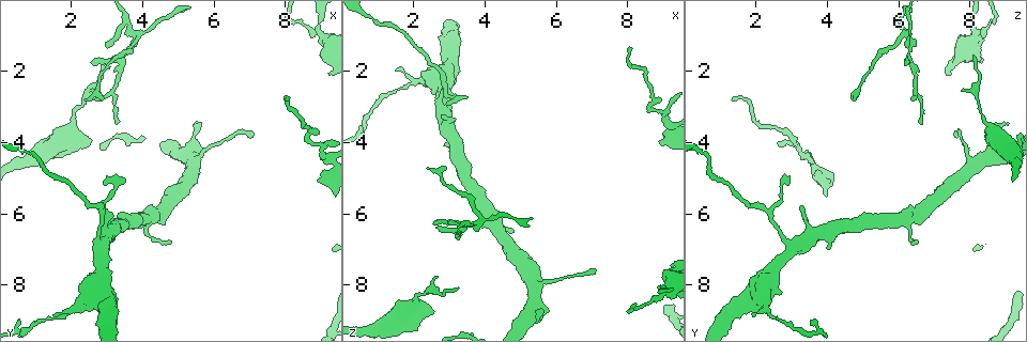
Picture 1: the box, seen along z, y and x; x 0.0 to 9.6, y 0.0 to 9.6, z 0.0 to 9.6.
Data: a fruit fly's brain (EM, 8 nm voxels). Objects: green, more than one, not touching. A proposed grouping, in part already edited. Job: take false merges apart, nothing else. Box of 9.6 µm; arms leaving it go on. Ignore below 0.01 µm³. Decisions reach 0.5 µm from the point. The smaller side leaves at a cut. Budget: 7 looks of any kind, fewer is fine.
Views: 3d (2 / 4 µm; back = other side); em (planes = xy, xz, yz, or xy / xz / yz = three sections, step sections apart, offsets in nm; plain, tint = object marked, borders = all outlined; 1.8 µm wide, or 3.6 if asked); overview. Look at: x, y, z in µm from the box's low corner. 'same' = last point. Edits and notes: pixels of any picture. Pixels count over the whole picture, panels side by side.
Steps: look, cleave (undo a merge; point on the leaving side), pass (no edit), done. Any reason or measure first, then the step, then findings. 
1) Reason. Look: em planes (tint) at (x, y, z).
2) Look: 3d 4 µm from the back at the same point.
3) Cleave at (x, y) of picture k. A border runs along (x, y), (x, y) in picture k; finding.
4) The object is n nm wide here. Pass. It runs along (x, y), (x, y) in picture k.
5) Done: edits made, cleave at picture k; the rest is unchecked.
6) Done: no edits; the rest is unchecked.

Thick turns thin. Look: em planes (borders) at (2.75, 2.40, 4.90).

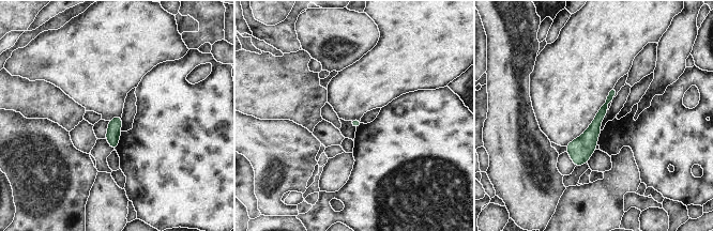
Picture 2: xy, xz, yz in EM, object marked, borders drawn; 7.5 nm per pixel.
Pass. It runs along (611, 94), (577, 163) in picture 2; continuous, no second neuron.

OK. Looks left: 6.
A narrow waist. Look: 3d 2 µm at (2.40, 2.75, 8.20).

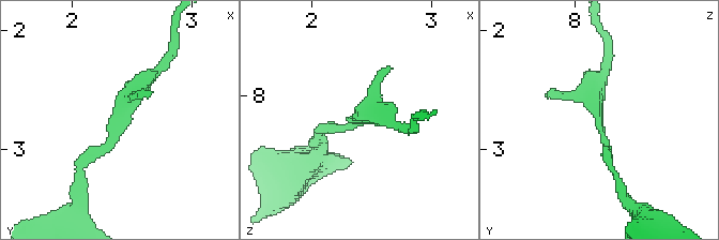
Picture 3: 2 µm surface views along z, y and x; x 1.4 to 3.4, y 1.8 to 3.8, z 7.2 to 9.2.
Now the EM. Look: em planes (tint) at (2.38, 2.76, 8.24).

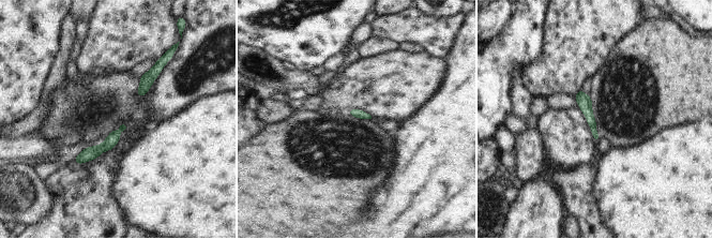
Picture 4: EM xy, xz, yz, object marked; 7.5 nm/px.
Pass. It runs along (118, 132), (103, 147), (77, 161) in picture 4; one neuron here.

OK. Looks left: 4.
Thick turns thin. Look: 3d 2 µm at (2.00, 8.75, 2.35).

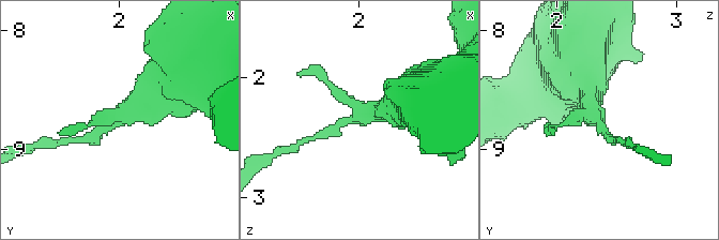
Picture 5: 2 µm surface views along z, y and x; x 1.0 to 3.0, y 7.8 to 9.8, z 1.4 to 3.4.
Need the tissue. Look: em planes (tint) at (2.04, 8.70, 2.28).

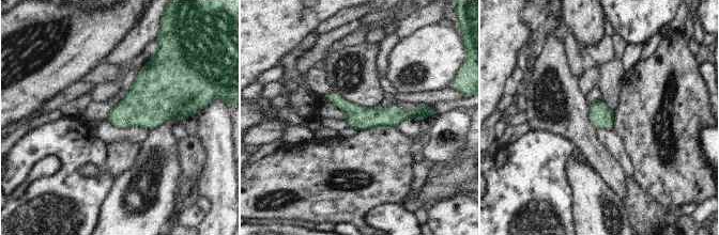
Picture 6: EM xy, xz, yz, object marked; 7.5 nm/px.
Pass. It runs along (329, 96), (355, 114), (424, 111) in picture 6; one neuron here.

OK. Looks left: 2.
Done: no edits; the rest is unchecked.

